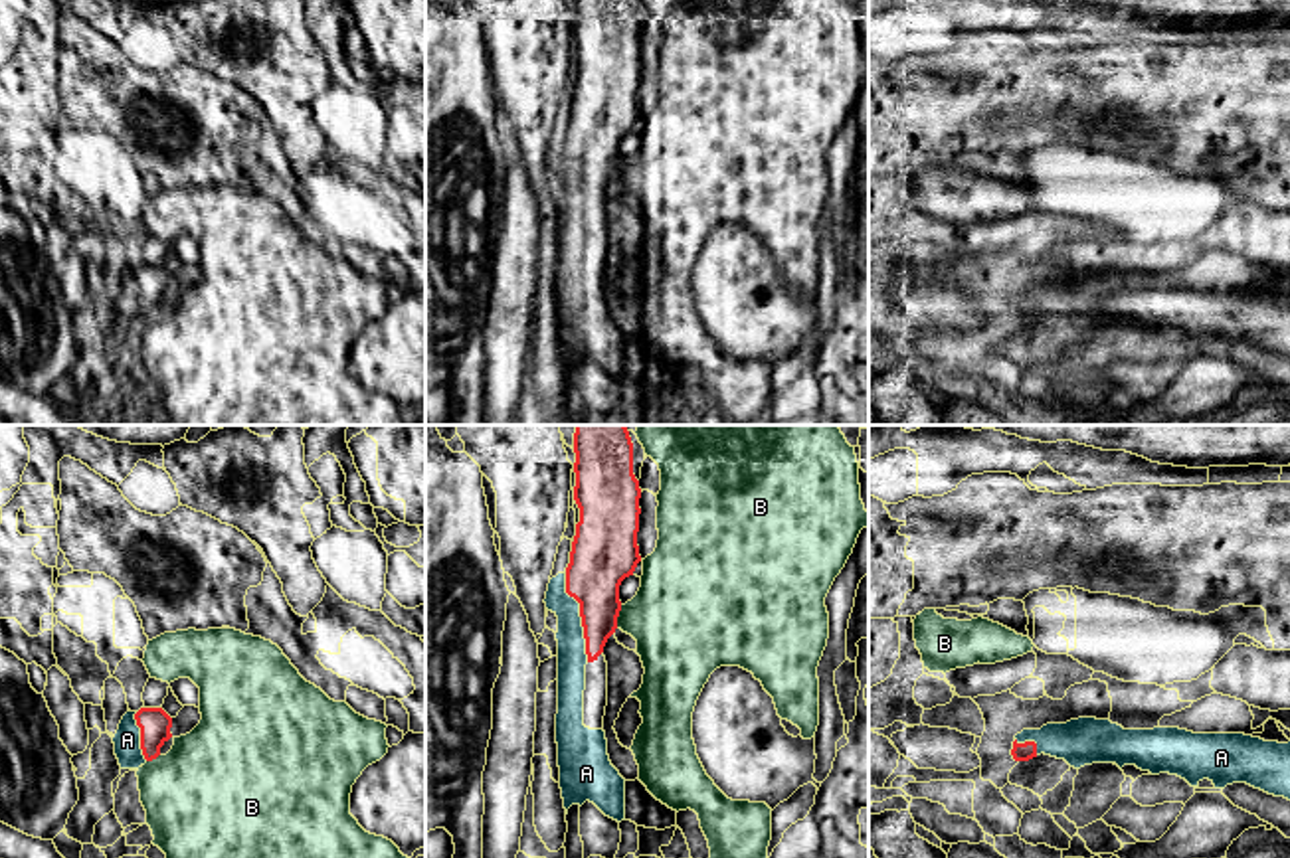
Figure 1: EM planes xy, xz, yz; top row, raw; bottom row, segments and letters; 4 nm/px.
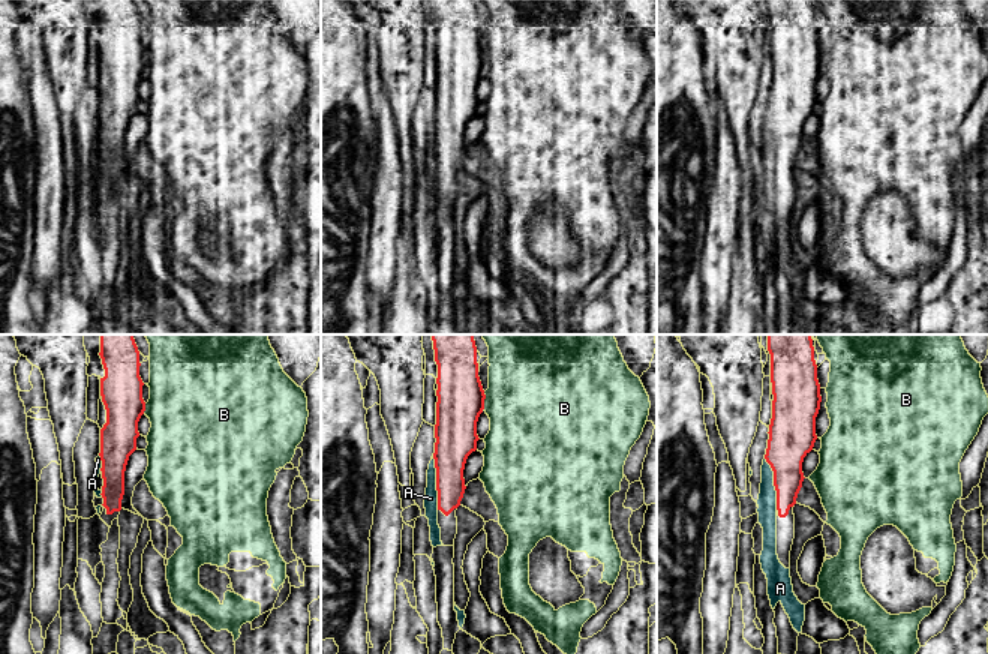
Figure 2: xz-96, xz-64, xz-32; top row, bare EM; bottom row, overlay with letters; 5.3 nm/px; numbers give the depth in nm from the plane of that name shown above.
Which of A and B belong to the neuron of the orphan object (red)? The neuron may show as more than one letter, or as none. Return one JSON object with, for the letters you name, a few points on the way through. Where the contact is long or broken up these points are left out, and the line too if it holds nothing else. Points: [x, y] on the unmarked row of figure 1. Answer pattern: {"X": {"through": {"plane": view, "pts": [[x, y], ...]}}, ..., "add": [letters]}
{"A": {"through": {"plane": "xz", "pts": [[602, 115], [580, 172], [580, 198], [572, 216]]}}, "add": ["A"]}

